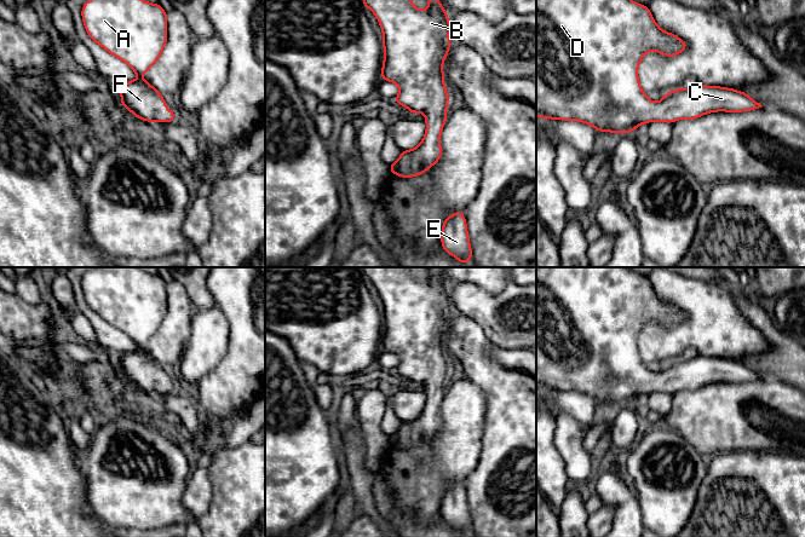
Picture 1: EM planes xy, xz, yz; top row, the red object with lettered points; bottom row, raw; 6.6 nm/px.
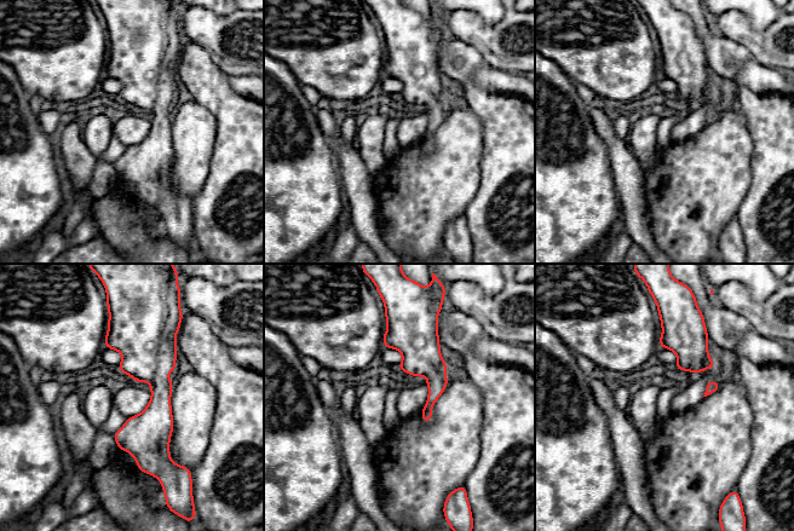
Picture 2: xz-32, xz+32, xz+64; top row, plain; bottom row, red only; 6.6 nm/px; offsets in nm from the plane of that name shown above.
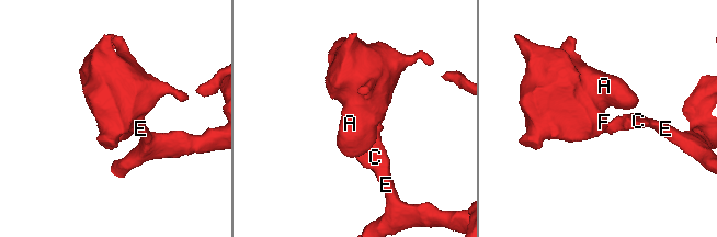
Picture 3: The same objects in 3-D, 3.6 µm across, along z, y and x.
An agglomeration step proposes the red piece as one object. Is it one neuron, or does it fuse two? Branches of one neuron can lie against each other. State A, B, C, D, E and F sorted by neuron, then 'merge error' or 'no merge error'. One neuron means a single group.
groups A B C D E F; no merge error

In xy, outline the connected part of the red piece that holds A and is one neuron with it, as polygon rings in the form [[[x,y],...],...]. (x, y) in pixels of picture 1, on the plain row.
[[[93,267],[84,275],[81,287],[90,308],[139,347],[121,354],[120,374],[146,393],[176,391],[177,383],[167,380],[161,364],[142,350],[167,313],[167,283],[162,277],[138,267]]]

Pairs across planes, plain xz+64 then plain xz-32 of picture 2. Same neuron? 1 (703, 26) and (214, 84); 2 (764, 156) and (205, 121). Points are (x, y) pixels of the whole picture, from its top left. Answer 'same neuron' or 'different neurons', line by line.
1: same neuron
2: different neurons

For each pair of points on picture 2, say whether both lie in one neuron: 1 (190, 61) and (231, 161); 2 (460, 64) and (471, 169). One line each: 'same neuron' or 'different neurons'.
1: same neuron
2: different neurons

